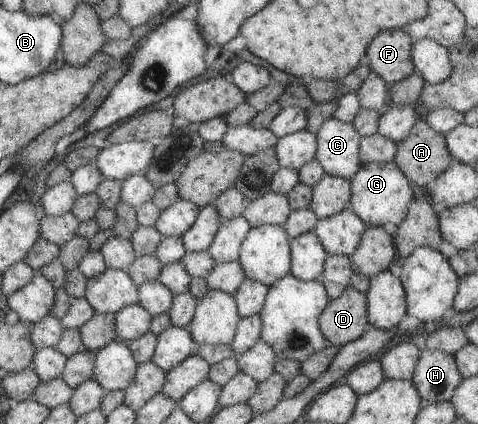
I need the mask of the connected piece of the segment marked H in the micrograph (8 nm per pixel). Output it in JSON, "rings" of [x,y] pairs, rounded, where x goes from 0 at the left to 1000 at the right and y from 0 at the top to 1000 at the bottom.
{"rings":[[[893,821],[877,825],[877,844],[858,894],[885,960],[939,946],[948,920],[964,901],[948,837]]]}

